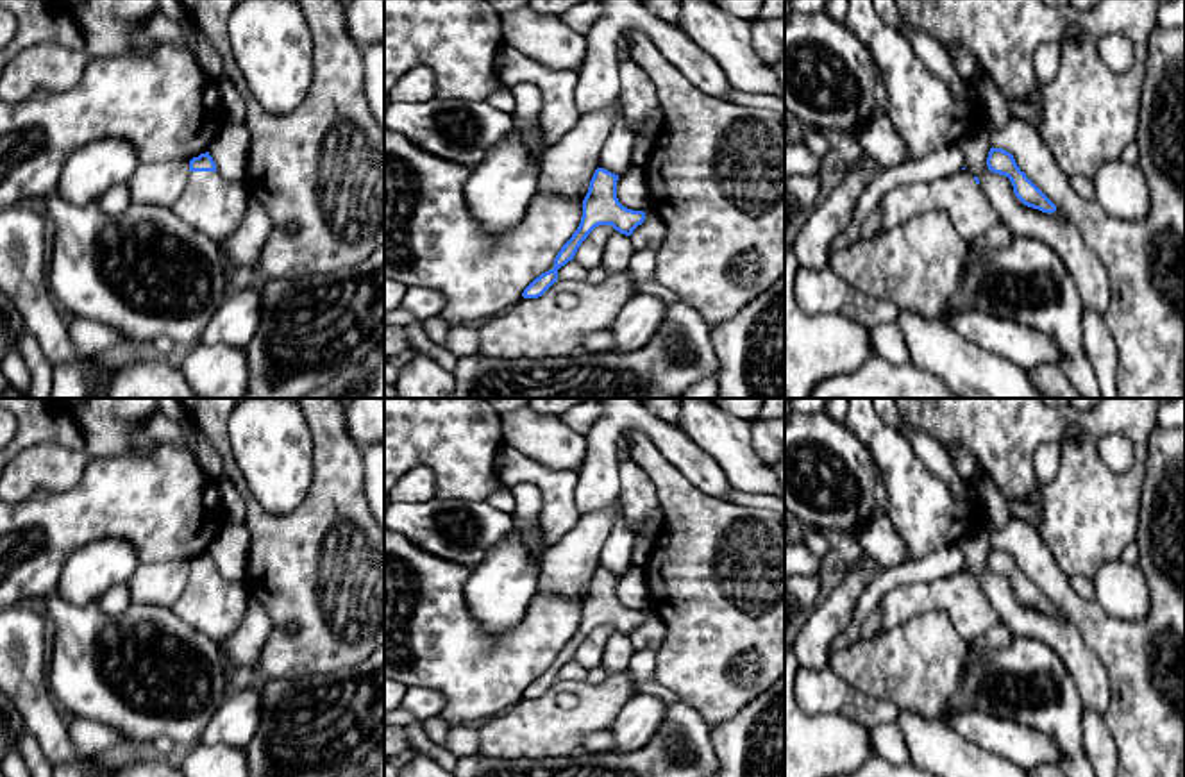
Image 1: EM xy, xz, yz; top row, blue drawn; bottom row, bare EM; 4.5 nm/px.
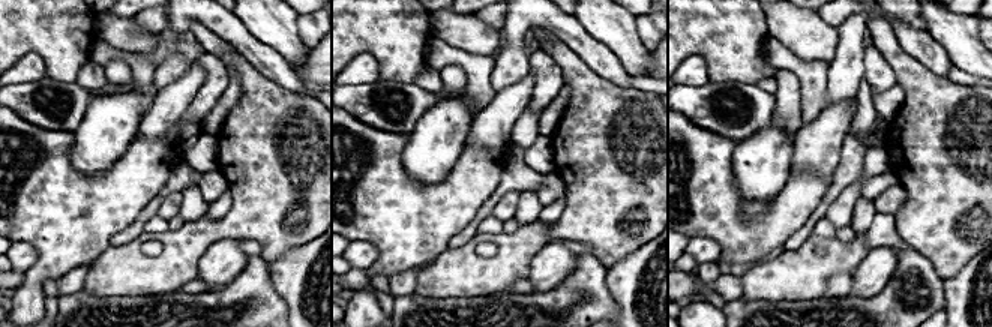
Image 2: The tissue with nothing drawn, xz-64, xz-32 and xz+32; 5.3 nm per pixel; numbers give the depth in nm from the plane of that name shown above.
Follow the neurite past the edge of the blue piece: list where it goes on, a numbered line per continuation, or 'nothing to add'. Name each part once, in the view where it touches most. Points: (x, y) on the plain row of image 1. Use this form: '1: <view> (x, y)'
1: xy (213, 606)

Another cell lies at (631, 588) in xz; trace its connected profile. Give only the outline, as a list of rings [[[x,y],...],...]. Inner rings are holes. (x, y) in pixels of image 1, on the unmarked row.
[[[631,564],[631,568],[618,577],[617,598],[624,607],[633,611],[651,609],[651,597],[643,566]]]

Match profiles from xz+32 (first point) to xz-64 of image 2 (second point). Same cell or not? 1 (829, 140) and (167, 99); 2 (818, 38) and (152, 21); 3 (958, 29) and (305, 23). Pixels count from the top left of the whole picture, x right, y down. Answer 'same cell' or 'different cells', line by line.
1: same cell
2: different cells
3: different cells

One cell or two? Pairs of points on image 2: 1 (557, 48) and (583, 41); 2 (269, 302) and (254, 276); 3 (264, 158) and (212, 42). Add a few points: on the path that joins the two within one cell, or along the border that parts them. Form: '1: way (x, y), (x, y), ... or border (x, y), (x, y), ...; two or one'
1: border (547, 30), (559, 38), (590, 69); two
2: way (263, 296), (254, 287), (254, 282); one
3: border (236, 51), (222, 60); two

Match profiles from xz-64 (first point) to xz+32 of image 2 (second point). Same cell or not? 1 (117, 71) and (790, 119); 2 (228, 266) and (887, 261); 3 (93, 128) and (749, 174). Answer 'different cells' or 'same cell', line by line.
1: same cell
2: same cell
3: same cell

